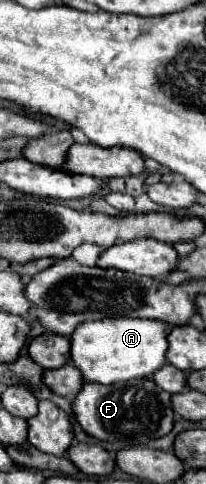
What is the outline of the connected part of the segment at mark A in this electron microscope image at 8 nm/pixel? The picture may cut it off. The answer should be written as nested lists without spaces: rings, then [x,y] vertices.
[[[106,318],[106,320],[96,320],[96,322],[86,322],[86,324],[80,324],[76,330],[74,330],[74,336],[72,336],[72,350],[70,350],[70,356],[72,356],[72,364],[82,372],[84,380],[86,382],[98,382],[98,384],[116,384],[116,382],[122,382],[122,380],[134,380],[134,378],[150,378],[154,376],[156,370],[160,370],[164,364],[166,364],[166,352],[168,352],[168,340],[166,336],[170,334],[172,326],[168,322],[162,322],[162,320],[146,320],[146,318]]]

